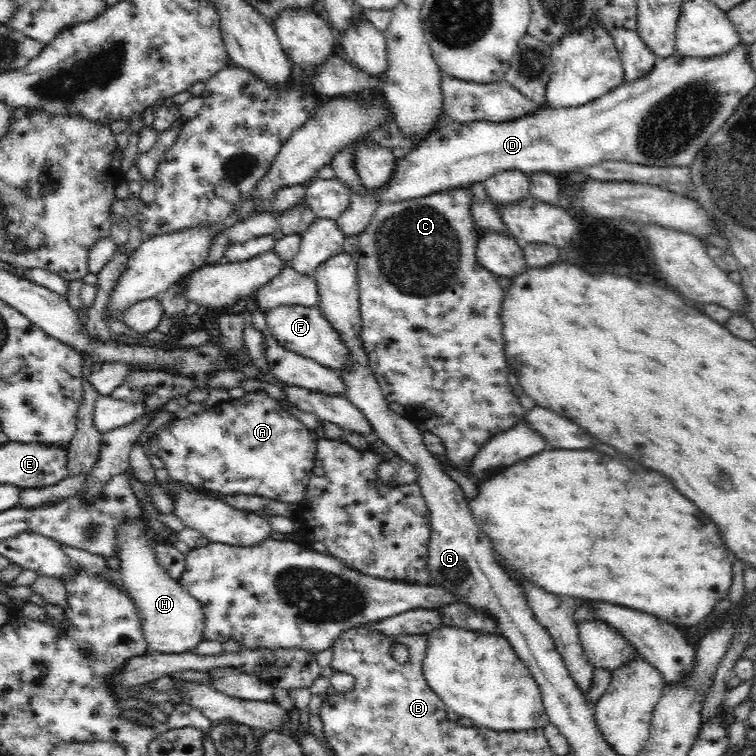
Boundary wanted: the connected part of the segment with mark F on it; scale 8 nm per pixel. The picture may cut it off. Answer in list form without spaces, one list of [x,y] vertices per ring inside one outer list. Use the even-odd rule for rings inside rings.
[[[279,306],[265,314],[265,321],[272,336],[286,350],[311,358],[332,370],[340,371],[350,366],[348,347],[342,343],[338,331],[334,330],[318,307]]]

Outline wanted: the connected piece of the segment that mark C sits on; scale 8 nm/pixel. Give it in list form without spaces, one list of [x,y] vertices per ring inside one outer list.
[[[457,188],[409,201],[378,205],[370,224],[358,238],[358,246],[353,256],[362,321],[361,339],[369,358],[369,365],[383,390],[385,399],[389,403],[397,402],[403,405],[408,418],[426,426],[432,434],[435,434],[445,446],[446,453],[441,457],[442,460],[454,469],[462,470],[468,469],[478,451],[493,436],[520,422],[527,413],[520,405],[519,397],[512,393],[512,386],[507,381],[508,375],[514,370],[510,368],[508,358],[504,356],[504,335],[502,335],[502,320],[500,320],[500,304],[504,298],[504,289],[496,281],[497,277],[476,259],[479,230],[470,216],[470,202],[470,191]]]

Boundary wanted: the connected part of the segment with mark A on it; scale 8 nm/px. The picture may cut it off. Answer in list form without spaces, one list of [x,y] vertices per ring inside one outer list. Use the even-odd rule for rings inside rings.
[[[257,390],[250,393],[246,392],[245,395],[240,398],[230,398],[227,401],[221,401],[211,409],[202,412],[199,415],[190,415],[189,418],[178,419],[177,421],[174,421],[174,424],[171,427],[160,427],[157,430],[156,435],[150,440],[150,450],[148,453],[157,463],[163,465],[166,470],[168,470],[172,481],[178,481],[184,483],[184,485],[194,485],[205,489],[206,491],[210,490],[222,495],[238,494],[258,496],[260,498],[268,498],[272,501],[284,502],[298,506],[304,501],[310,477],[313,476],[319,439],[320,438],[316,432],[310,430],[306,425],[290,415],[290,413],[282,408],[282,405],[280,405],[276,399],[272,399],[272,397],[266,395],[262,390]]]

